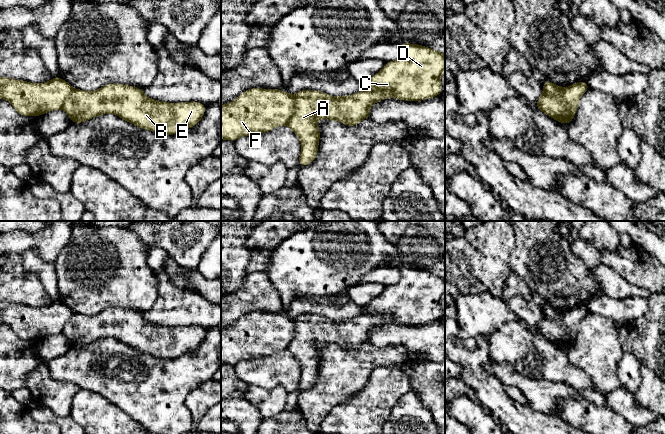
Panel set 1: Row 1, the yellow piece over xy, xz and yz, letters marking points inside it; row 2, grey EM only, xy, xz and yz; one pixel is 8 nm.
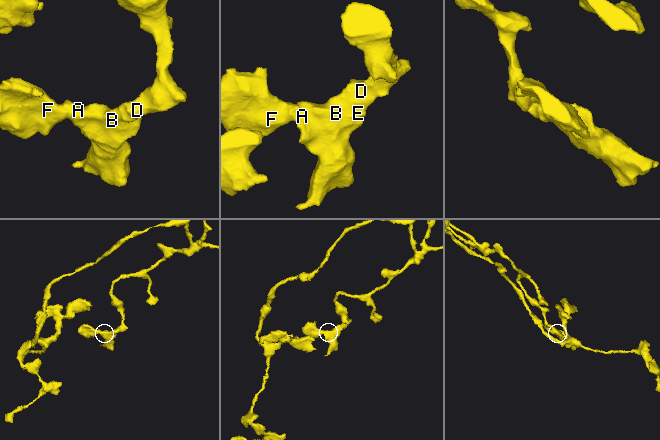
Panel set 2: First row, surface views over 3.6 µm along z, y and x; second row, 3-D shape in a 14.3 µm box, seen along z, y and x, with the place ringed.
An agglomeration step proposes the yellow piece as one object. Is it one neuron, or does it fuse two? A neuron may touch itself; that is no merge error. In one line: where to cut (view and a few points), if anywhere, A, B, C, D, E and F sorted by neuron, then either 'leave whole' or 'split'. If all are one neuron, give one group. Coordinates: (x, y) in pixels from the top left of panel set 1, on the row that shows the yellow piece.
xz (292, 95), (294, 110), (286, 124) | A B C D E / F | split

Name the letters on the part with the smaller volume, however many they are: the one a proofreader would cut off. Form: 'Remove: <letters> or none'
Remove: F

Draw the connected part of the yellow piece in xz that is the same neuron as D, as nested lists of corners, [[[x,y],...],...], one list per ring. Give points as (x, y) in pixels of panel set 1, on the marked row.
[[[400,43],[400,55],[395,61],[386,62],[374,76],[363,82],[363,90],[352,95],[332,96],[316,90],[300,90],[292,97],[295,109],[288,121],[288,127],[301,141],[298,163],[301,167],[311,164],[317,157],[320,140],[318,119],[339,121],[354,127],[370,118],[370,108],[374,103],[388,97],[404,101],[423,101],[439,96],[442,92],[440,77],[445,71],[445,54],[419,44]]]

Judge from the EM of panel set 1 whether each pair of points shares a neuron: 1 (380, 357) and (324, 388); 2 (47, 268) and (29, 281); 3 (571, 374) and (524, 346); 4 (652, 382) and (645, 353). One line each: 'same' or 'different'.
1: same
2: different
3: same
4: different

